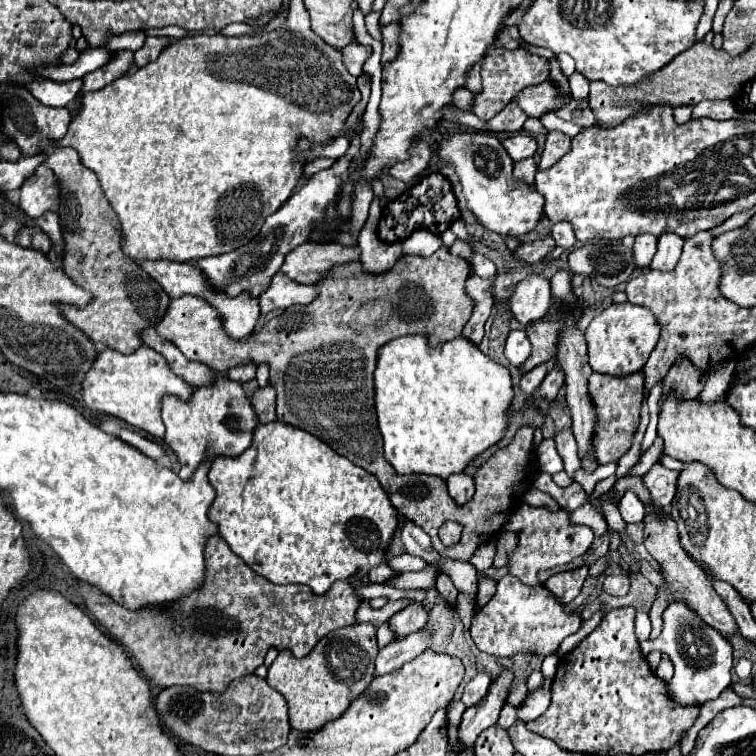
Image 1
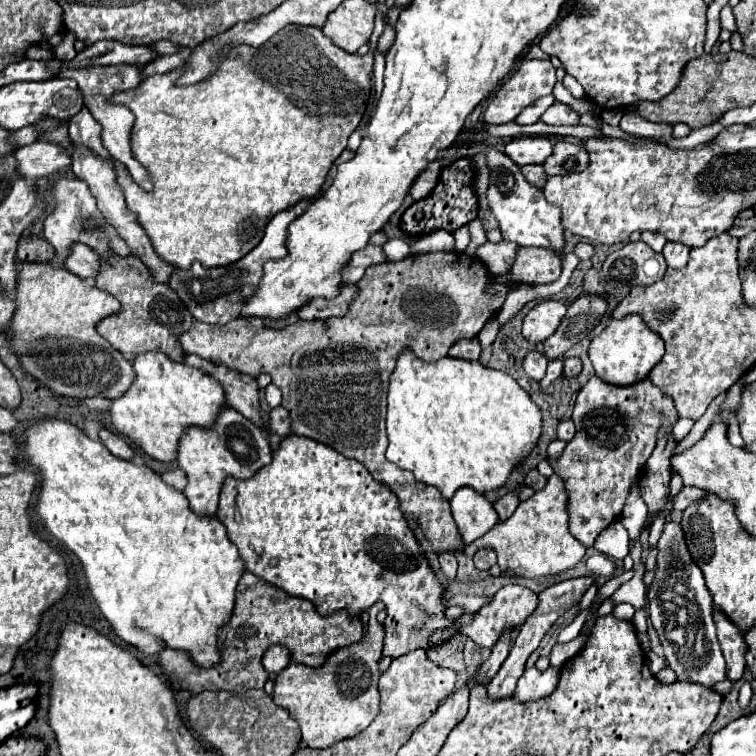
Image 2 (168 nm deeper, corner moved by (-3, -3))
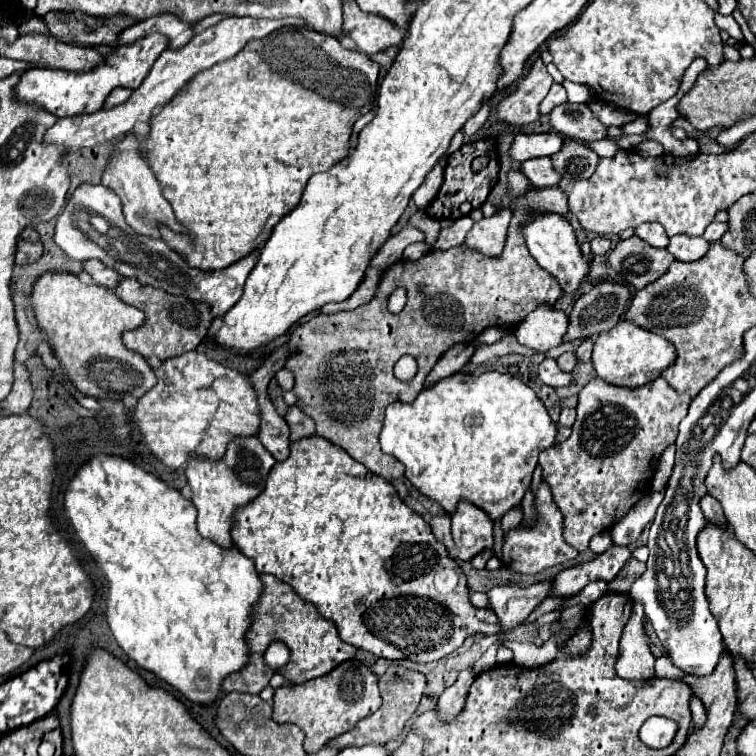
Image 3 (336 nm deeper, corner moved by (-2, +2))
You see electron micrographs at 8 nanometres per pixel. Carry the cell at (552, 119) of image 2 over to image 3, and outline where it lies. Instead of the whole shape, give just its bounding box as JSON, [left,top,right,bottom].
[550,104,606,142]

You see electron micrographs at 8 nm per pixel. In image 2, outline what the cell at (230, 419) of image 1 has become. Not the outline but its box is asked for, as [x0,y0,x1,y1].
[177,407,271,515]

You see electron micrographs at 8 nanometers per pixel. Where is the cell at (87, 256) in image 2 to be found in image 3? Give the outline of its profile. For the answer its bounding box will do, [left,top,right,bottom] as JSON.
[84,260,122,288]

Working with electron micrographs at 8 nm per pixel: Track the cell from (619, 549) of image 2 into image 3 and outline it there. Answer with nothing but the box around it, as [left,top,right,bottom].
[590,532,612,554]

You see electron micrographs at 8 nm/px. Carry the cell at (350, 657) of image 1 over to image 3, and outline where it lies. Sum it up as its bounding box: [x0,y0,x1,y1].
[274,660,382,754]

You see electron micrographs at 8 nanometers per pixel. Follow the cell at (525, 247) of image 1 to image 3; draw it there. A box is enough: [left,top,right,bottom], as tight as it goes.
[466,208,512,256]

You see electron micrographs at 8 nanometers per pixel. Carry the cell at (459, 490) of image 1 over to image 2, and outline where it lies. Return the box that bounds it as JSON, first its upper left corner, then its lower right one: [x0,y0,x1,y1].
[451,487,499,543]

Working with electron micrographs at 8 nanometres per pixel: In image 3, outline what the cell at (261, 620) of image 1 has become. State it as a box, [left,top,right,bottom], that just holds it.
[222,574,358,694]

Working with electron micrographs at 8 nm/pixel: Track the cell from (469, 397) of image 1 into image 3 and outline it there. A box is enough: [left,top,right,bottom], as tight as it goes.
[380,372,558,522]

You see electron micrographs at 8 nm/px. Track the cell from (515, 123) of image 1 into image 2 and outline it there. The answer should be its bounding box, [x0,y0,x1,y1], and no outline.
[515,95,555,125]

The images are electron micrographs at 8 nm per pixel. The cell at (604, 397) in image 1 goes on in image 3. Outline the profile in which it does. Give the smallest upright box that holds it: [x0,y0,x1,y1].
[540,378,692,552]

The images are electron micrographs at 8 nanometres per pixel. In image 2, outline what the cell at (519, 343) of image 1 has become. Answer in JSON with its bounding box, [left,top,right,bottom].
[521,351,547,381]

